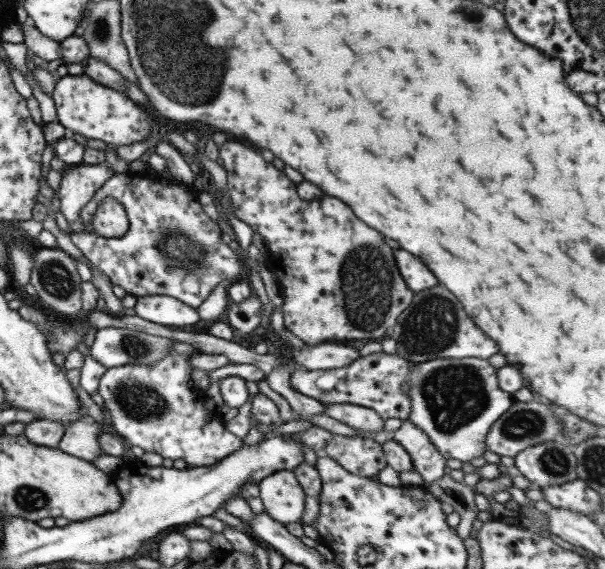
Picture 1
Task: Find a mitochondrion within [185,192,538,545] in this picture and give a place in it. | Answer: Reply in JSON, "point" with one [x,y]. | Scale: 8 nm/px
{"point":[369,294]}

